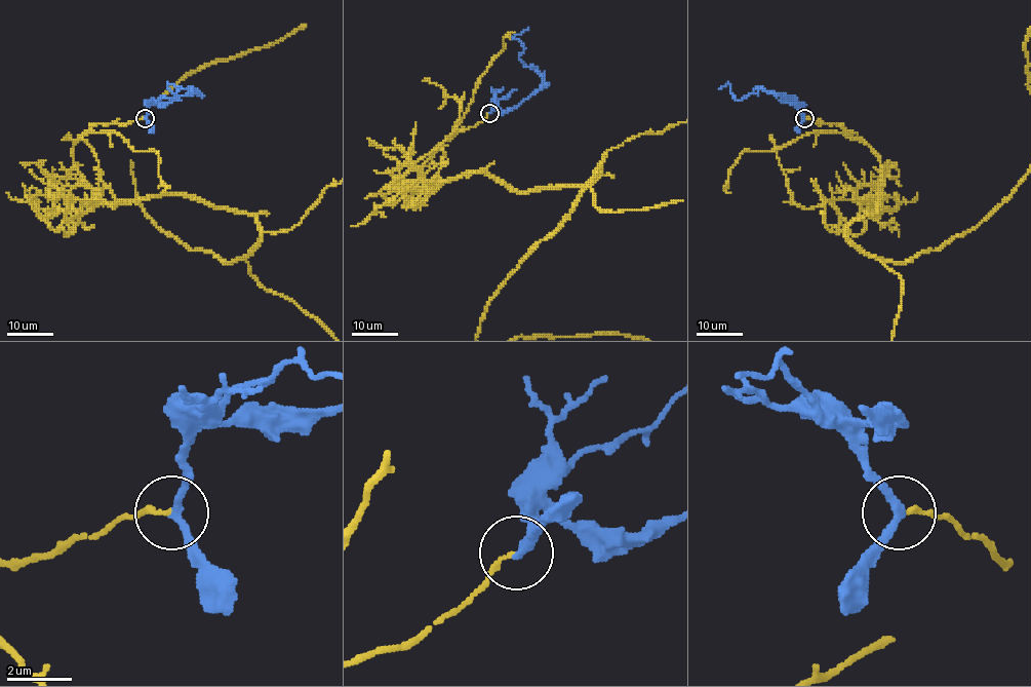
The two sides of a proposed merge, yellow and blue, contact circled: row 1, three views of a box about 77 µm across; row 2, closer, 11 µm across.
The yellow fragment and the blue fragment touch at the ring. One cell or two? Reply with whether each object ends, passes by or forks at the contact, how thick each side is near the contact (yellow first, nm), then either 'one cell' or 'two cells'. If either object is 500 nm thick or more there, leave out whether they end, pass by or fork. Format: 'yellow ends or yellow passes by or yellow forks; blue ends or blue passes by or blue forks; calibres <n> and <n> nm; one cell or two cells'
yellow ends; blue passes by; calibres 140 and 240 nm; two cells

